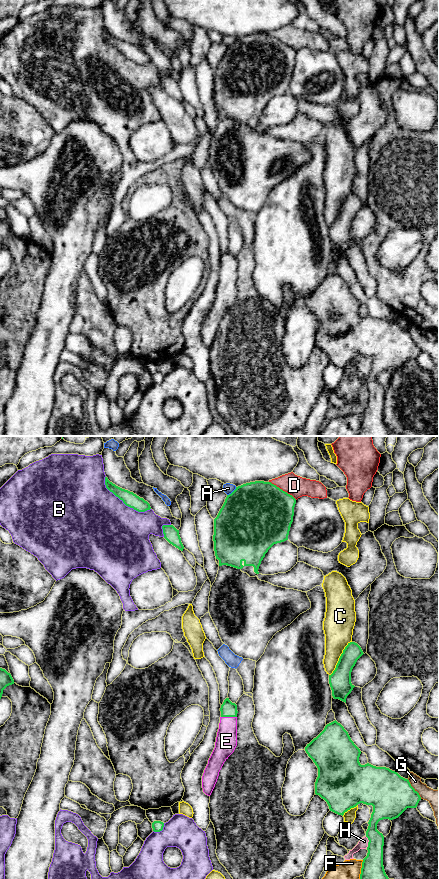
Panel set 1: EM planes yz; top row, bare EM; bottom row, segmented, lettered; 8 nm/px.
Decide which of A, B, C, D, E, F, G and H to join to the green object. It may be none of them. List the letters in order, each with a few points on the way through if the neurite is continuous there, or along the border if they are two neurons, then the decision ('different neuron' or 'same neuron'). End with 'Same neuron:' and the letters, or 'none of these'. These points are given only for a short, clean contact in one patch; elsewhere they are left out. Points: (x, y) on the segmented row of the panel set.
A: different neuron
B: different neuron
C: different neuron
D: different neuron
E: way yz (228, 709), (229, 716), (226, 741); same neuron
F: different neuron
G: different neuron
H: different neuron
Same neuron: E

